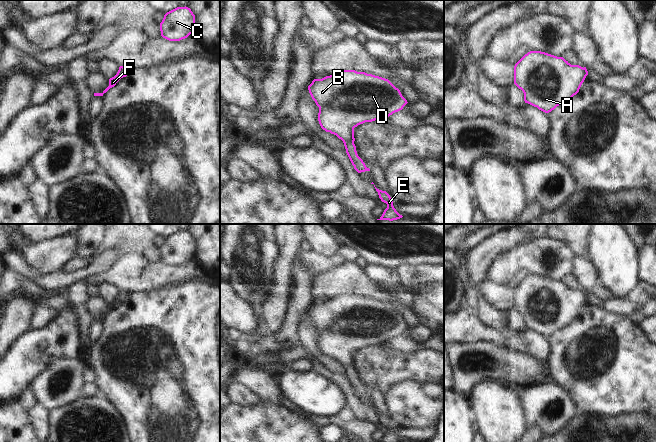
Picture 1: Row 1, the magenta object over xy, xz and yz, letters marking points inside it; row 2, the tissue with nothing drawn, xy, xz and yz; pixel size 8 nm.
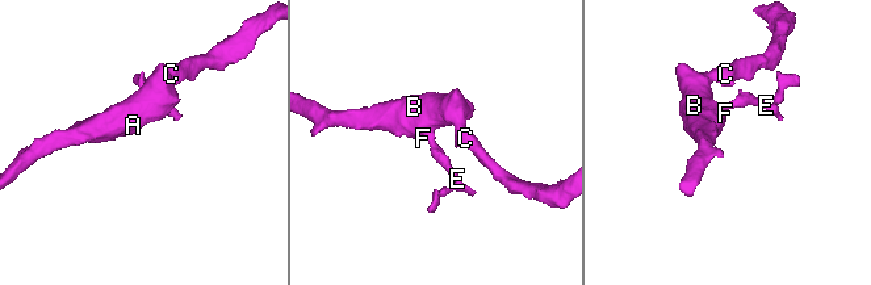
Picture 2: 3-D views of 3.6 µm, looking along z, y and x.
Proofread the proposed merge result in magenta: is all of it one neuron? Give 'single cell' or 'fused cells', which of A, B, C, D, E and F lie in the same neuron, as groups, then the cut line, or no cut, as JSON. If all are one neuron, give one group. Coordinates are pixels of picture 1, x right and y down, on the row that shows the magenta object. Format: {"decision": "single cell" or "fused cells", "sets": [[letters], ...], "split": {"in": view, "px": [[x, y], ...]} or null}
{"decision": "single cell", "sets": [["A", "B", "C", "D", "E", "F"]], "split": null}

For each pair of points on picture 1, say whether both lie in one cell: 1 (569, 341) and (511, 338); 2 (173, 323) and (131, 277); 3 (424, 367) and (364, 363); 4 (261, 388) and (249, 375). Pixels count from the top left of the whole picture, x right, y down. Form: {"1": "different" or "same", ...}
{"1": "different", "2": "different", "3": "same", "4": "same"}

